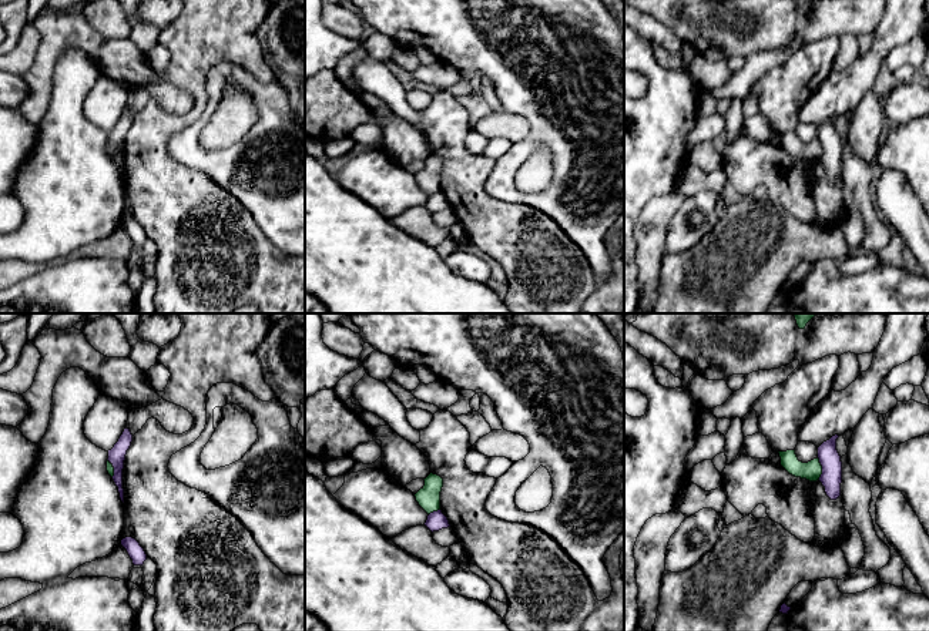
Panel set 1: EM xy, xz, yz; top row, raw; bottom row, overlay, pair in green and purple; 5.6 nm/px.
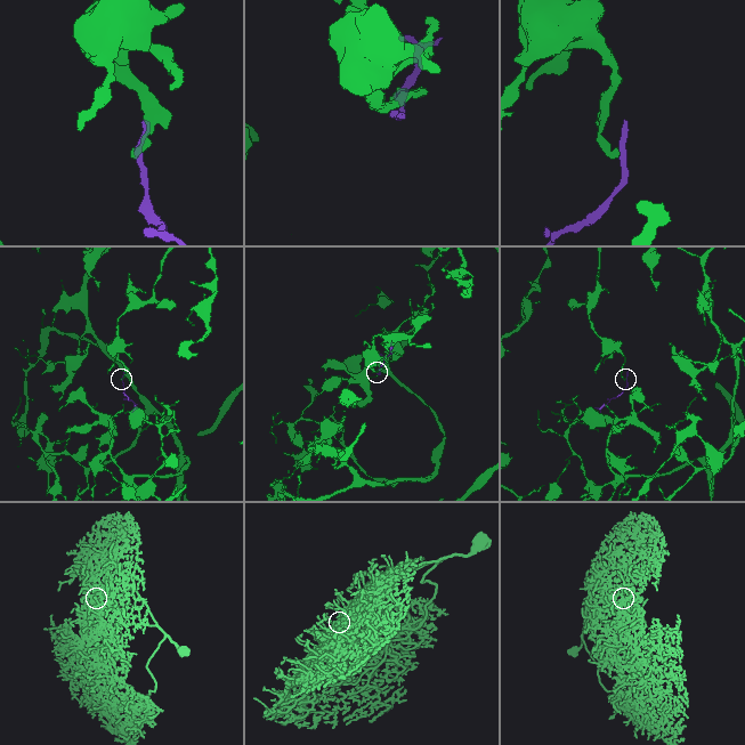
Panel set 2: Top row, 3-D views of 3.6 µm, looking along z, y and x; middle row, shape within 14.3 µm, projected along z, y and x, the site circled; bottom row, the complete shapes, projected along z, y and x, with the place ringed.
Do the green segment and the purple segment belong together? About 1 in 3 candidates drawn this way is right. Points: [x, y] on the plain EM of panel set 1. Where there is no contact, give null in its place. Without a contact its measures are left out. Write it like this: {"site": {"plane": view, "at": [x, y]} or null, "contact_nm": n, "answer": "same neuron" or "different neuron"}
{"site": {"plane": "yz", "at": [821, 150]}, "contact_nm": 130, "answer": "different neuron"}

